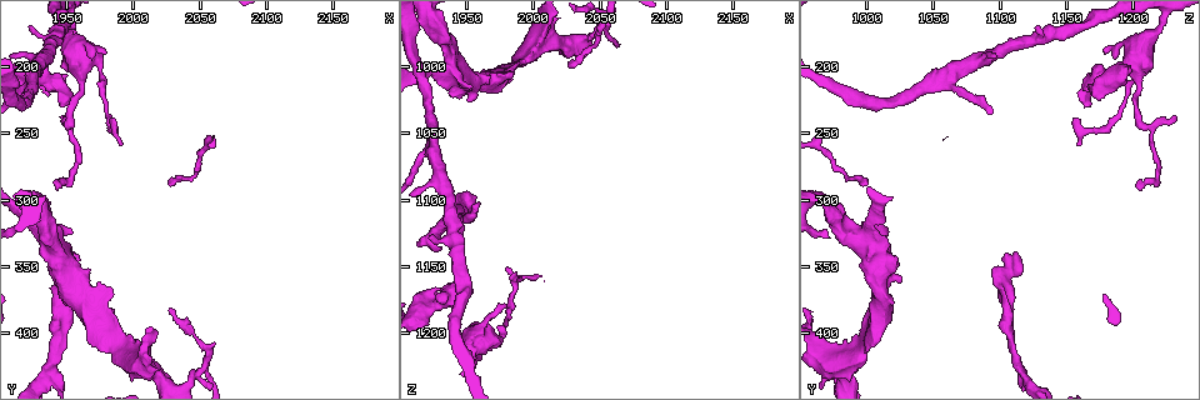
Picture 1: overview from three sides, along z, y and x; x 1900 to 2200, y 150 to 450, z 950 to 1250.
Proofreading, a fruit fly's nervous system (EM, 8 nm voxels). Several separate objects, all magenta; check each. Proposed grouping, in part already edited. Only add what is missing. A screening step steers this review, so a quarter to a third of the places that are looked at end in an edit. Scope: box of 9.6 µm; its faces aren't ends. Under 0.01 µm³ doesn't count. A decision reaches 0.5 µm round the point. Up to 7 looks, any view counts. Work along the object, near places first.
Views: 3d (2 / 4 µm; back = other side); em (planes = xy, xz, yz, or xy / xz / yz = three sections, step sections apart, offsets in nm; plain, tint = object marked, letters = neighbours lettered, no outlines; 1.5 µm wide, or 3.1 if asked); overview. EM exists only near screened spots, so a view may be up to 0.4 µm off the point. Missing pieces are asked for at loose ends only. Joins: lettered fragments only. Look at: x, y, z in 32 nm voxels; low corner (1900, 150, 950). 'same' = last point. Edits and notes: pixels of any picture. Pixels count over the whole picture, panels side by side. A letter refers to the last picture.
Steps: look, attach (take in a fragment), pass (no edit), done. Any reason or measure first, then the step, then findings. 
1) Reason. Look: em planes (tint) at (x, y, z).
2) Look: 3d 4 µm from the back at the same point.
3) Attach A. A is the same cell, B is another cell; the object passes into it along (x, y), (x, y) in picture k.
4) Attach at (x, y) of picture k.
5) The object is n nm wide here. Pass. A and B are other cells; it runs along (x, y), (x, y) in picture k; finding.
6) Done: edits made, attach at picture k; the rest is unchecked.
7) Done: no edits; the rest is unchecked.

Free end. Look: em xz step 8 (tint) at (1950, 236, 1232).

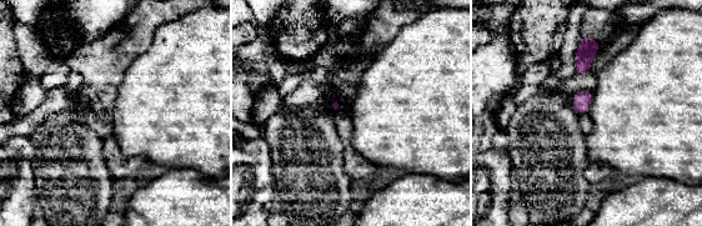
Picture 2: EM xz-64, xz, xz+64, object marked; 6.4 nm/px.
Look: em planes (letters) at the same point.

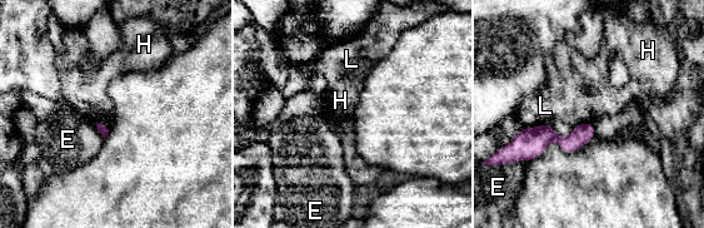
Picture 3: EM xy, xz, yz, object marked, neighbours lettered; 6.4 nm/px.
The longest contact is with L, 160 nm. Pass. E, H and L are other cells; it runs along (592, 130), (574, 140), (522, 139) in picture 3; none of them fits.

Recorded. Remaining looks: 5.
Tapers out. Look: em yz step 4 (tint) at (1942, 290, 1202).

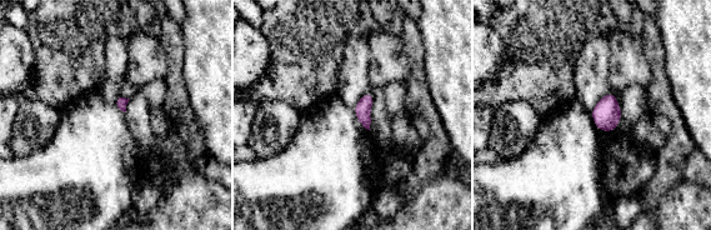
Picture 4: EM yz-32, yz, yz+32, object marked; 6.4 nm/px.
Look: em planes (letters) at the same point.

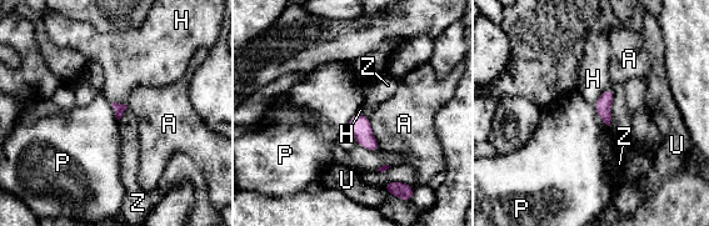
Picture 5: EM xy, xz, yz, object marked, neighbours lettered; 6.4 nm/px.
The object is 70 nm wide here. Pass. A, H, P, U and Z are other cells; a border runs along (593, 104), (597, 115), (609, 126) in picture 5; no lettered fragment goes on from it.

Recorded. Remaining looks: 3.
Branch stops here. Look: 3d 2 µm at (1978, 190, 1180).

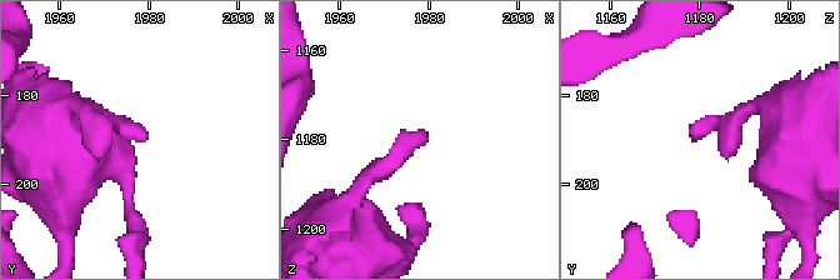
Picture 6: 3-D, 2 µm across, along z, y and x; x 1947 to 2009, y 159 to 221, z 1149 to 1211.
Look: em planes (plain) at (1978, 190, 1178).

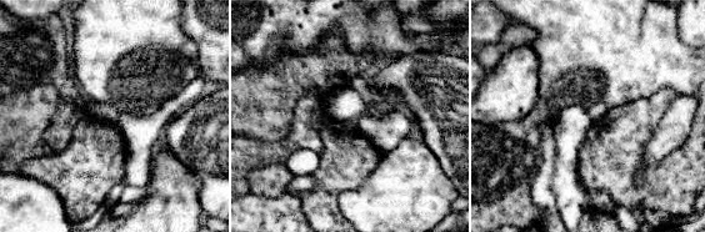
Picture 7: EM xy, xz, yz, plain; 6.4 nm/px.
Look: em planes (letters) at the same point.

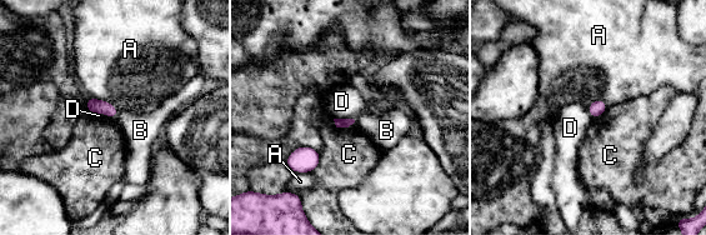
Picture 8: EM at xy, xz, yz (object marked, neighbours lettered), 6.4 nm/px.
Pass. A, B, C and D are other cells; a border runs along (357, 116), (334, 119) in picture 8; no lettered fragment goes on from it.

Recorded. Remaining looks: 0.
Done: no edits; the rest is unchecked.

